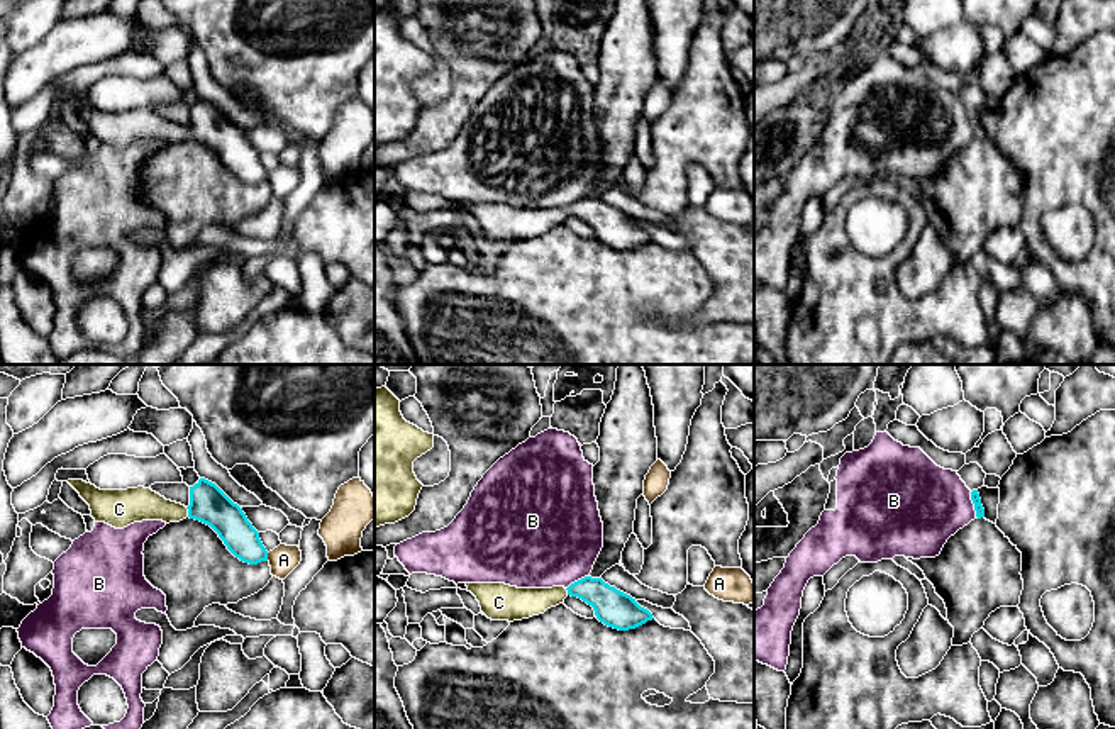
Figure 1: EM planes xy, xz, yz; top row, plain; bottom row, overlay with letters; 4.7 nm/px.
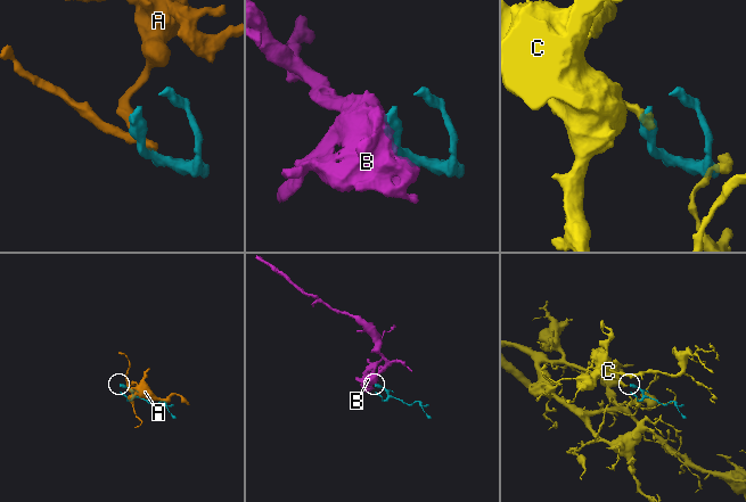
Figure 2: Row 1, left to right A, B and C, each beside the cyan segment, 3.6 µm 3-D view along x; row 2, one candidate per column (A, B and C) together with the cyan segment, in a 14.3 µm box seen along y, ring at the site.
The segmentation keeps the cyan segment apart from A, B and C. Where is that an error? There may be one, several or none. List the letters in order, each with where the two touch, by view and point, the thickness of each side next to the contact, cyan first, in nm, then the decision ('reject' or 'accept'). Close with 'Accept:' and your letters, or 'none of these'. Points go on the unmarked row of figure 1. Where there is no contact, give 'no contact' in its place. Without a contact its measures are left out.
A: meets cyan in xy at (266, 177); 160 nm thick on the cyan side, 140 nm on the other; reject
B: meets cyan in yz at (973, 122); 50 nm thick on the cyan side, 400 nm on the other; reject
C: meets cyan in xy at (188, 133); 180 nm thick on the cyan side, 160 nm on the other; accept
Accept: C

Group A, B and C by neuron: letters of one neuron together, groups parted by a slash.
A / B / C

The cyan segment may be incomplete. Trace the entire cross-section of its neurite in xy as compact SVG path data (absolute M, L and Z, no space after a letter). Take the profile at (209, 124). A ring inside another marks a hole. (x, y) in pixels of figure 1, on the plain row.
M200 98L190 107L190 125L166 120L151 109L100 110L83 100L68 103L90 125L95 142L124 149L134 142L163 141L180 142L186 137L210 146L227 170L244 183L268 181L268 171L259 153L247 141L242 129L234 124L215 103Z

